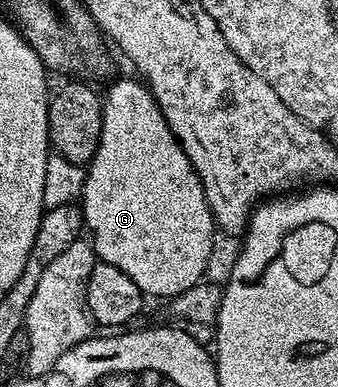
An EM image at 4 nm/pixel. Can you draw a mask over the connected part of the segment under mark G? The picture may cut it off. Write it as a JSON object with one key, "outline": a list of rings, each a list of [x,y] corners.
{"outline":[[[132,78],[118,79],[108,95],[103,95],[102,136],[95,156],[86,166],[82,213],[87,233],[92,233],[90,241],[97,259],[122,268],[149,299],[169,300],[198,285],[205,277],[204,269],[212,258],[214,223],[200,177],[160,114],[159,106],[124,106],[120,110],[120,98],[149,97],[147,85]]]}

